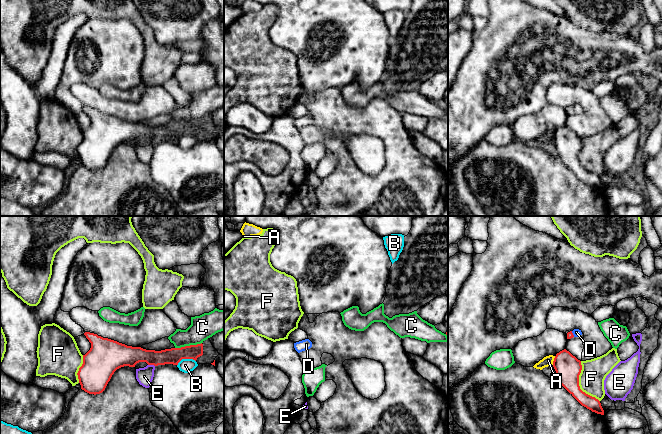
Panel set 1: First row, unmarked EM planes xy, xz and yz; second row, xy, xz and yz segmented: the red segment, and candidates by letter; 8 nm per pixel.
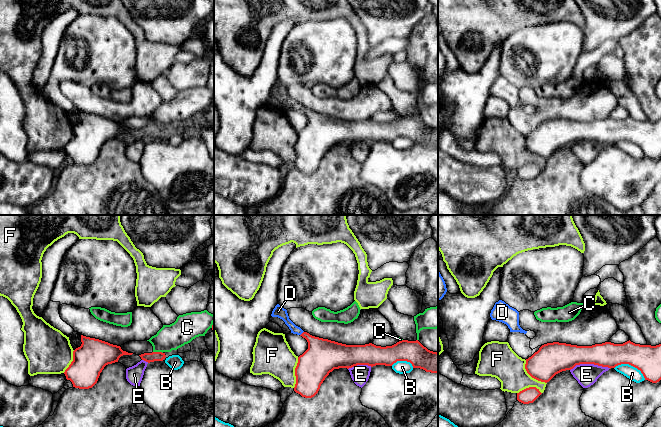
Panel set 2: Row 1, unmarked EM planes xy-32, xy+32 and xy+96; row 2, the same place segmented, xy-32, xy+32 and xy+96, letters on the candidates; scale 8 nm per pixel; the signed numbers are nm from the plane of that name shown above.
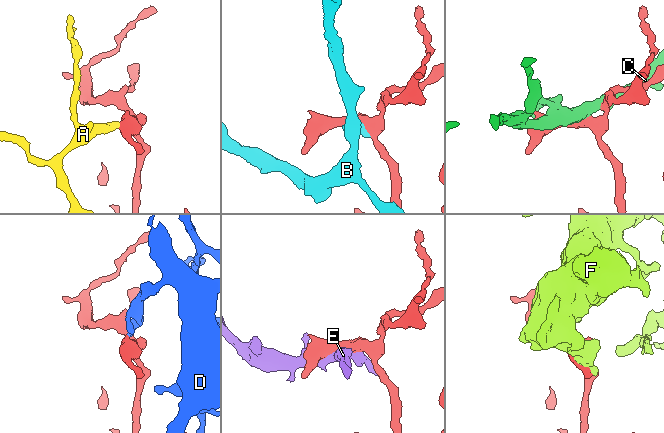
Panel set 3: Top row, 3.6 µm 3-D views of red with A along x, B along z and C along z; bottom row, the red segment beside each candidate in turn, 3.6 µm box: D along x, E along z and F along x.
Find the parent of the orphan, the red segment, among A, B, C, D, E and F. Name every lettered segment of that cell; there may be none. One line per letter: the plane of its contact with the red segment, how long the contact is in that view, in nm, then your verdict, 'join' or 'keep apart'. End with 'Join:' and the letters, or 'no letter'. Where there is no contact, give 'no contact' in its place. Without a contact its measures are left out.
A: contact in yz; length 80 nm; keep apart
B: contact in xy; length 160 nm; keep apart
C: contact in xy; length 220 nm; keep apart
D: contact in yz; length 50 nm; join
E: contact in xy; length 60 nm; keep apart
F: contact in yz; length 360 nm; keep apart
Join: D

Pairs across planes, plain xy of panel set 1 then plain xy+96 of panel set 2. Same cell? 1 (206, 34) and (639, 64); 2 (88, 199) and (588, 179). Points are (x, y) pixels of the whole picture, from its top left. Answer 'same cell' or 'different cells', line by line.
1: same cell
2: different cells

